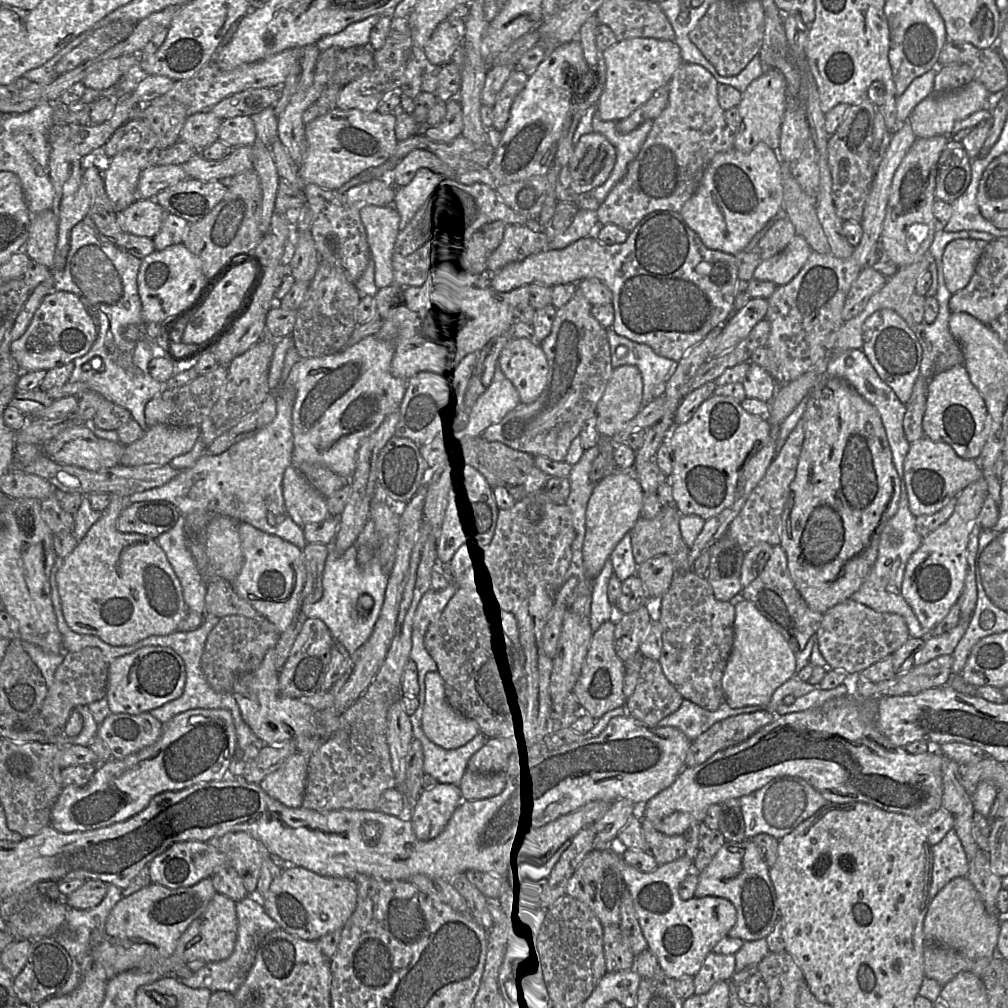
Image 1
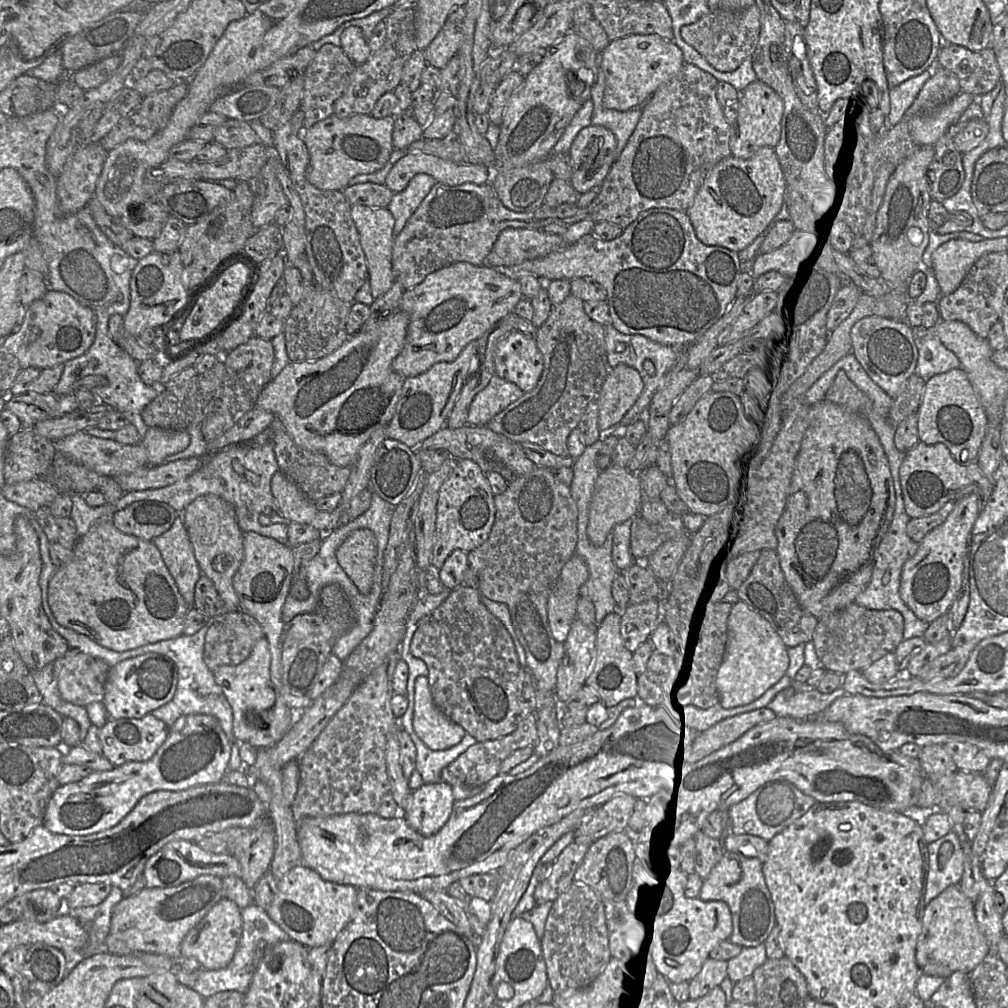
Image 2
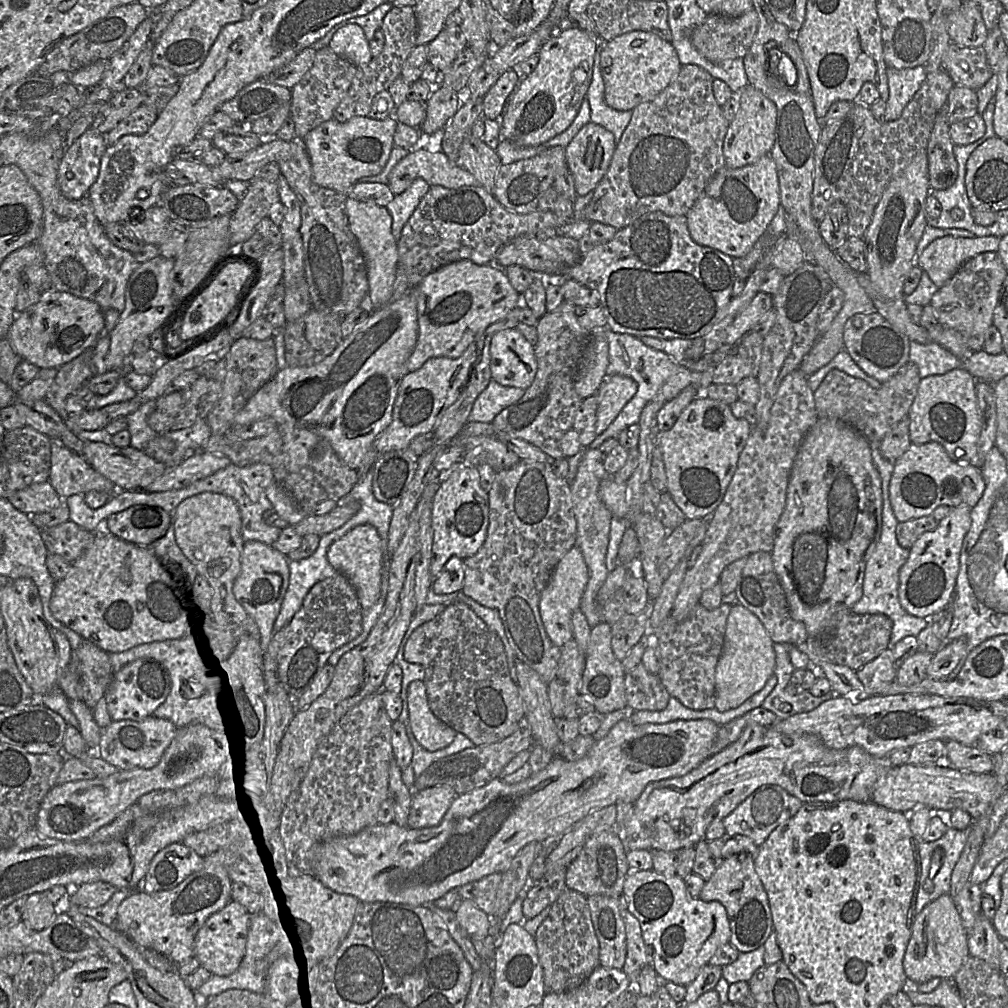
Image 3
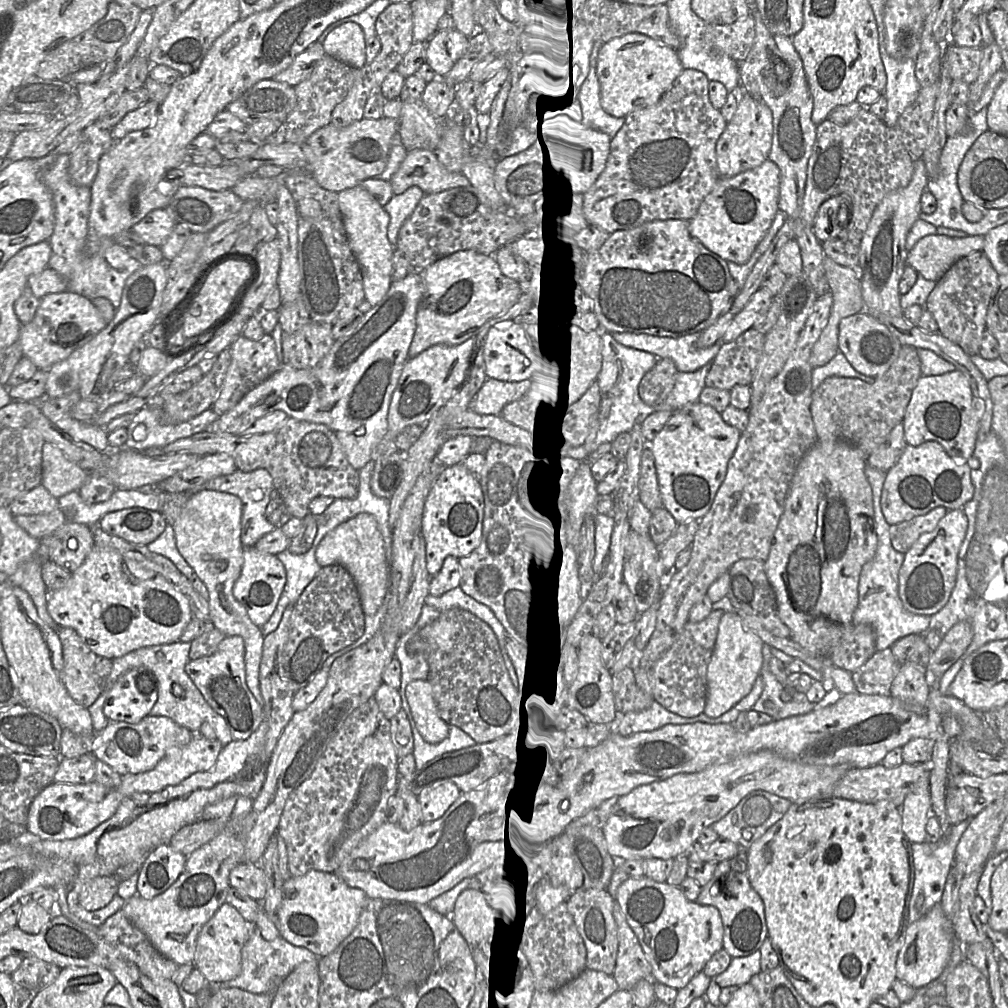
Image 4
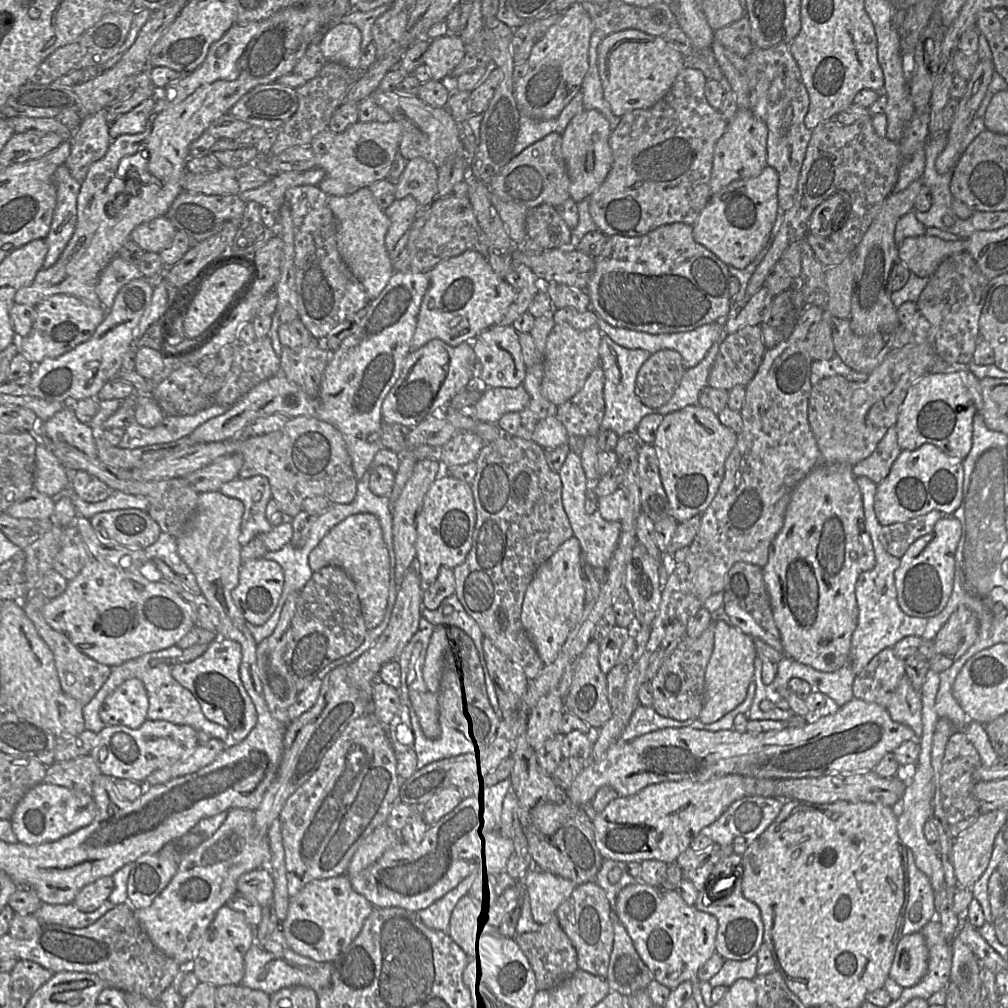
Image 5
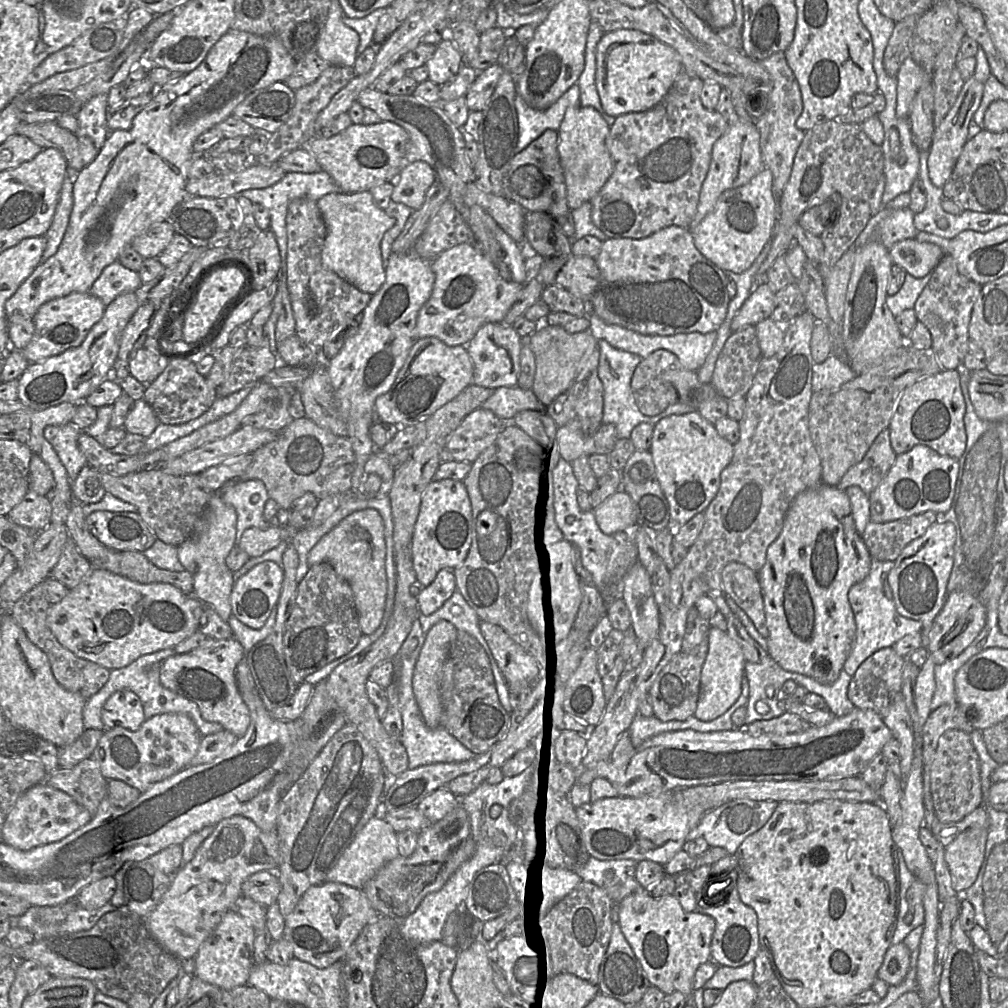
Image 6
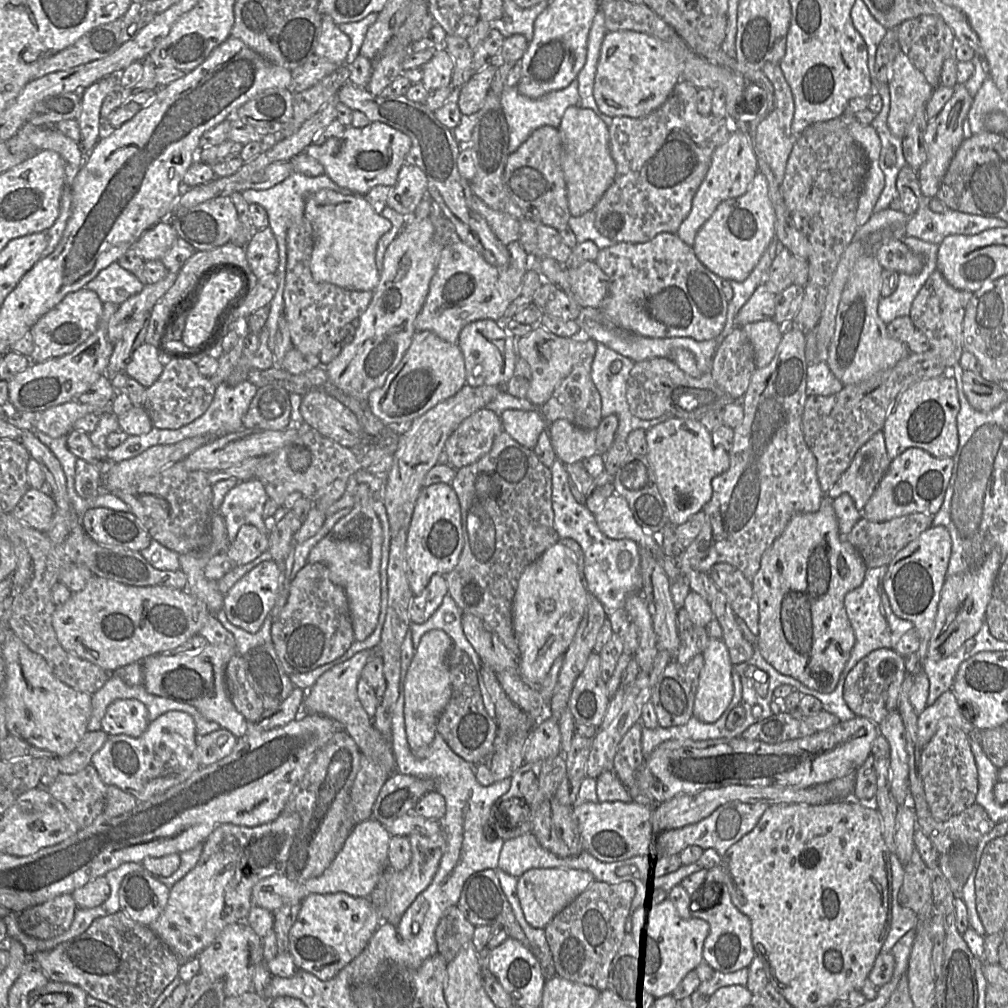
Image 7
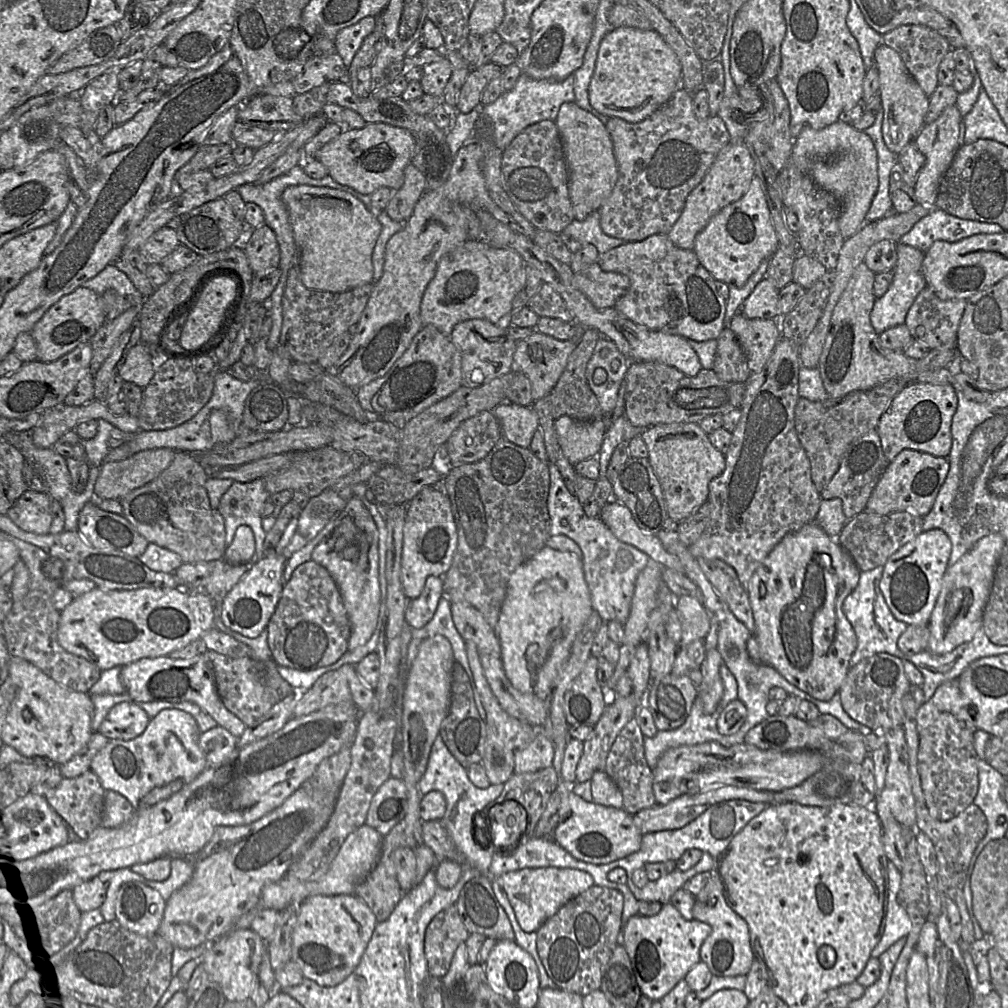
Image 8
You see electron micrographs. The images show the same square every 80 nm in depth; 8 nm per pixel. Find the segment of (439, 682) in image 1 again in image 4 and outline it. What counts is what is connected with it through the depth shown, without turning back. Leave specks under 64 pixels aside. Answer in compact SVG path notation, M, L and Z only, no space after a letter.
M415 680L405 689L416 729L429 744L438 744L447 738L448 724L438 715L433 690L428 680Z

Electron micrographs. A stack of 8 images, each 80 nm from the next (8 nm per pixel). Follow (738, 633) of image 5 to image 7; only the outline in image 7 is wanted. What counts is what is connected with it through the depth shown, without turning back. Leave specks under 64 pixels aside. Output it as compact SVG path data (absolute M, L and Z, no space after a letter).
M709 637L703 656L693 716L712 723L720 718L733 698L733 664L722 639Z

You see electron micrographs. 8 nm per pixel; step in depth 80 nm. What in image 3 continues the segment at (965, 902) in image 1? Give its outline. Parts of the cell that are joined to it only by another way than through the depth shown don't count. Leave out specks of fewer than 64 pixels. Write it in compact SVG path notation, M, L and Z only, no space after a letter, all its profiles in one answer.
M944 894L930 902L912 923L912 932L904 957L903 969L908 980L917 984L932 978L953 978L970 957L968 932L964 929L954 899Z

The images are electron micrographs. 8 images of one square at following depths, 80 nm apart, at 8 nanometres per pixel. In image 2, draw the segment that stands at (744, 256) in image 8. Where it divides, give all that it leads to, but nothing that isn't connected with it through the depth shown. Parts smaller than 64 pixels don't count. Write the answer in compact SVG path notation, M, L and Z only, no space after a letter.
M762 147L746 160L728 155L719 161L704 180L686 214L701 243L725 248L738 254L748 247L779 213L785 202L785 192L786 183L775 149Z

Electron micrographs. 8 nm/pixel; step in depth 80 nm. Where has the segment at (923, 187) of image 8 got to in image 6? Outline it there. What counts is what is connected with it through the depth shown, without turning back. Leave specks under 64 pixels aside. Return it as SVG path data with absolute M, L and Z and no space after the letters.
M973 76L968 78L964 82L963 88L958 94L955 104L941 123L935 127L929 149L927 166L929 178L936 187L943 188L945 182L949 179L953 171L966 141L968 140L968 128L973 119L974 113L981 103L984 83L985 82L978 81Z

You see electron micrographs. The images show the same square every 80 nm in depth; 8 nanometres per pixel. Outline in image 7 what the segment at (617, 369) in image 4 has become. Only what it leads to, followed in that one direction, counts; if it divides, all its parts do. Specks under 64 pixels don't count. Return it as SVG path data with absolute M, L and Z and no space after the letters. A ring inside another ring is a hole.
M598 342L596 353L591 366L592 380L601 396L601 413L602 417L607 417L615 414L618 417L618 429L616 431L615 440L626 441L629 434L636 429L648 430L655 425L662 422L661 418L654 418L651 420L642 420L632 415L626 399L626 387L629 374L635 362L630 358L619 354L605 344ZM619 360L622 362L620 371L613 374L610 370L612 362Z

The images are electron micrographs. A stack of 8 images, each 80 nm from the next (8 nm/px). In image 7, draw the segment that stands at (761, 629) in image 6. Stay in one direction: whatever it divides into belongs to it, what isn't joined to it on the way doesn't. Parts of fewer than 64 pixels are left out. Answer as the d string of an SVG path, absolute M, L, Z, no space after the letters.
M728 563L714 565L707 575L718 591L725 596L736 619L742 621L756 636L759 610L752 582L746 579L740 570Z

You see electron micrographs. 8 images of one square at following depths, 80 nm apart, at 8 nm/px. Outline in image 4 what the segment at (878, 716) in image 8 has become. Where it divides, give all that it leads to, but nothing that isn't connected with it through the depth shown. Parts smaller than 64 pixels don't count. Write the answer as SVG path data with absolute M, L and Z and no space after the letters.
M890 648L875 652L875 654L856 671L852 679L856 692L864 695L889 696L892 683L900 670Z

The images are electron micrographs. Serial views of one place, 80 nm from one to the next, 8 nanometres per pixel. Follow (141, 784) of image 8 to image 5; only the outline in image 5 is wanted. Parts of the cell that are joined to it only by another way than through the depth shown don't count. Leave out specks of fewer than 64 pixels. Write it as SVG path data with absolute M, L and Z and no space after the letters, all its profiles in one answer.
M147 719L137 729L124 725L105 726L98 733L90 755L103 775L143 783L152 772L185 759L197 746L197 731L193 727Z

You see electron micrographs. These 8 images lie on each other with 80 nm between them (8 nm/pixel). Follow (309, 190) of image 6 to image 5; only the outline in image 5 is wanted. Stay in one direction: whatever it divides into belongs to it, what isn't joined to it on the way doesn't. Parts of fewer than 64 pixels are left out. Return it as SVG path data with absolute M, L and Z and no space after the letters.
M319 167L305 171L280 172L270 177L263 186L242 192L237 195L245 203L253 201L266 207L278 217L281 206L285 202L286 191L295 186L317 185L324 179L325 172Z

